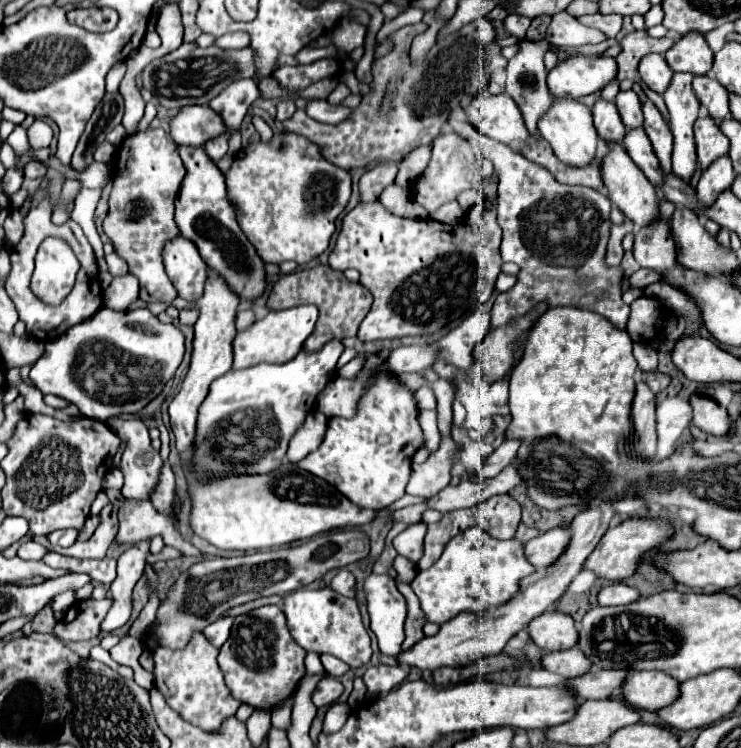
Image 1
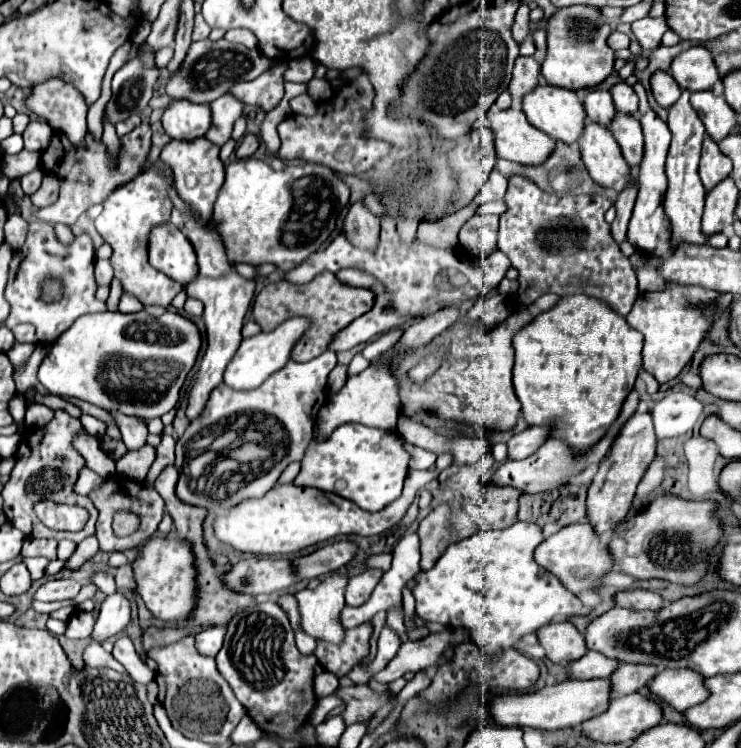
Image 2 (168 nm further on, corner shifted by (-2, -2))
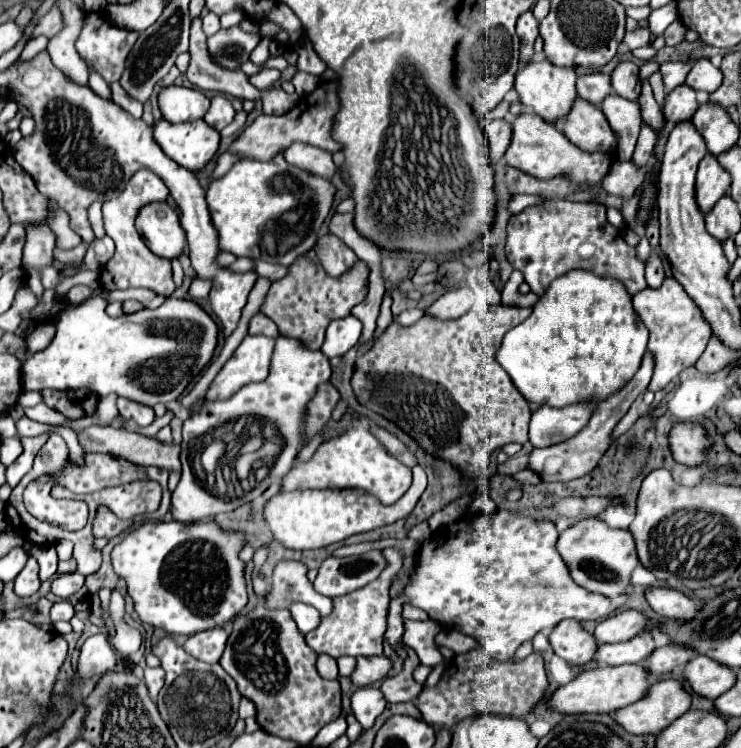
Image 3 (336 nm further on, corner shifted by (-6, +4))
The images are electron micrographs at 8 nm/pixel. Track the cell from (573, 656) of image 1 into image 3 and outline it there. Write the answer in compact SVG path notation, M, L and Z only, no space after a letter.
M644 632L624 644L600 644L596 652L596 662L608 664L608 666L620 666L620 664L638 664L644 662L652 652L656 644L652 638L652 632Z

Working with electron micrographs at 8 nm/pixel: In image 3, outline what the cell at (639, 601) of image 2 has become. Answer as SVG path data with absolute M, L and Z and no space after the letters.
M650 588L646 590L646 600L656 614L678 622L690 622L696 616L696 610L704 604L702 600L692 600L672 588Z

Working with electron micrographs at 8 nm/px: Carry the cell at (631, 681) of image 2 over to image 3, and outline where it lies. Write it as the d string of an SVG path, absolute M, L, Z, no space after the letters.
M670 642L652 652L646 668L650 670L650 674L668 674L668 672L674 672L676 668L682 670L694 654L696 654L694 650L688 650L686 646L676 646L674 642Z

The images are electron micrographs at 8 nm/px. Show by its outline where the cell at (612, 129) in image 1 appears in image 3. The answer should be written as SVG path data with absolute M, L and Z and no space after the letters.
M602 72L578 76L576 92L578 92L578 96L580 96L582 100L592 102L592 104L598 106L598 104L612 92L610 76L608 76L608 74L602 74Z

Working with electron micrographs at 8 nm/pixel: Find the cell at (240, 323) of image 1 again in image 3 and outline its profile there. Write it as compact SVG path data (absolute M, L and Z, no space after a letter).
M258 312L252 320L250 320L250 334L264 334L264 336L272 336L276 338L278 336L278 328L276 324L262 312Z

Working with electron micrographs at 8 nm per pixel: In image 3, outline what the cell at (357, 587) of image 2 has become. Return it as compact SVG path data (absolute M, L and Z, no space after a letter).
M386 548L384 556L388 558L388 568L370 582L370 586L364 586L356 592L350 592L340 598L332 598L334 608L332 614L324 616L320 626L312 632L306 634L306 642L312 650L318 654L330 654L332 658L340 656L380 656L382 654L382 642L384 642L384 632L386 632L386 616L388 616L388 604L390 604L390 584L392 578L400 572L402 568L402 556L396 548Z

